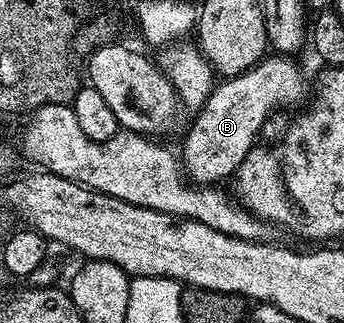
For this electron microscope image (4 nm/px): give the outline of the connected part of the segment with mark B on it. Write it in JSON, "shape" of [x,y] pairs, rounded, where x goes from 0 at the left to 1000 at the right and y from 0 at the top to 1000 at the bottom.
{"shape":[[[779,170],[703,232],[642,248],[593,328],[567,353],[570,378],[544,390],[529,508],[567,570],[625,576],[677,545],[686,520],[747,446],[779,362],[805,344],[869,341],[898,310],[901,251],[837,170]]]}

